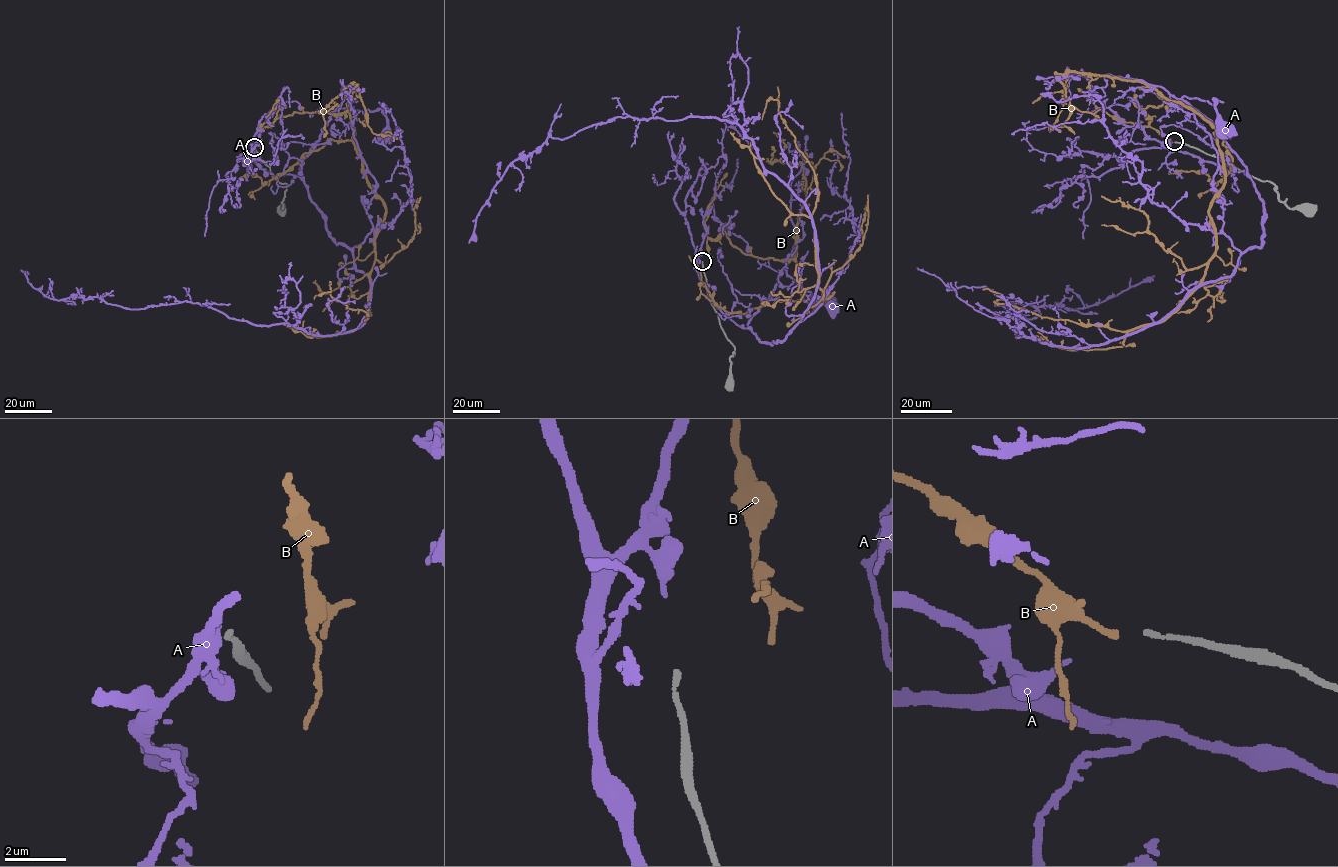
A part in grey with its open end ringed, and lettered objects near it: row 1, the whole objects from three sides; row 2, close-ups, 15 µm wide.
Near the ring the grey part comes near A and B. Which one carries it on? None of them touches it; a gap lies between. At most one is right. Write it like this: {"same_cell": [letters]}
{"same_cell": []}

